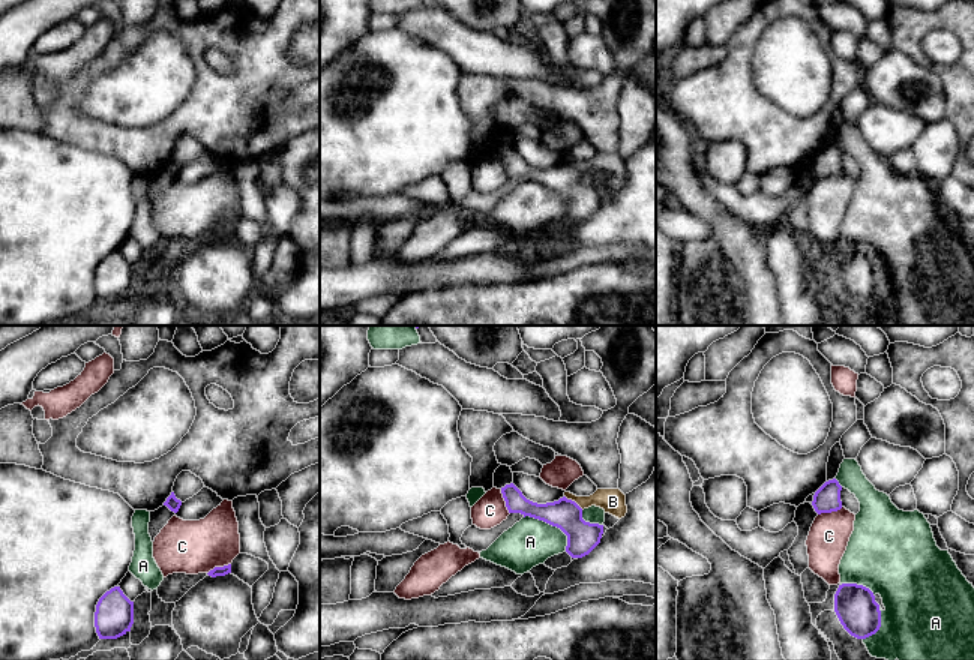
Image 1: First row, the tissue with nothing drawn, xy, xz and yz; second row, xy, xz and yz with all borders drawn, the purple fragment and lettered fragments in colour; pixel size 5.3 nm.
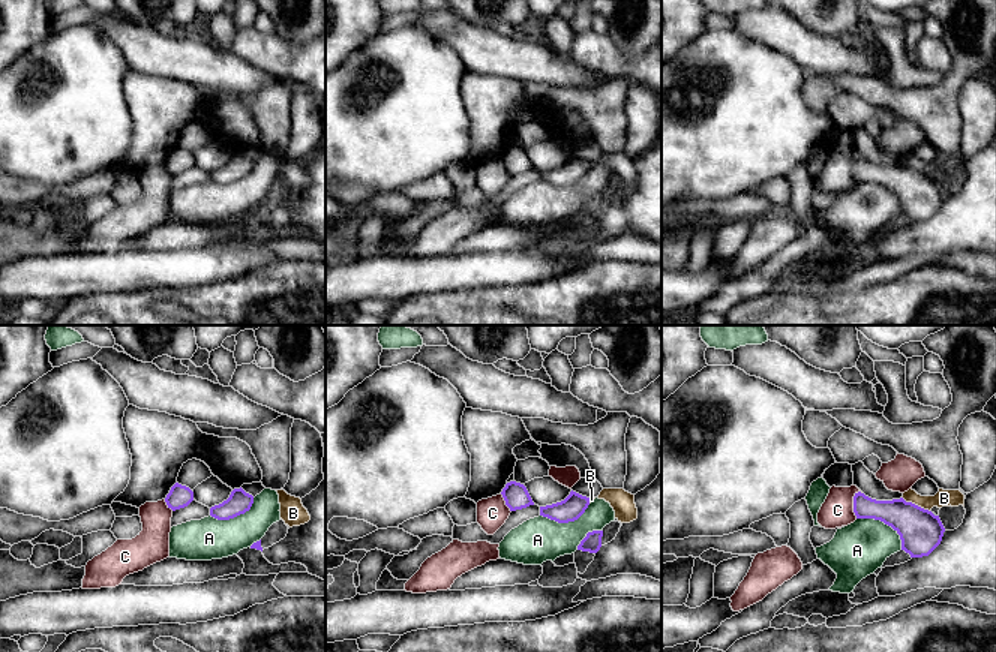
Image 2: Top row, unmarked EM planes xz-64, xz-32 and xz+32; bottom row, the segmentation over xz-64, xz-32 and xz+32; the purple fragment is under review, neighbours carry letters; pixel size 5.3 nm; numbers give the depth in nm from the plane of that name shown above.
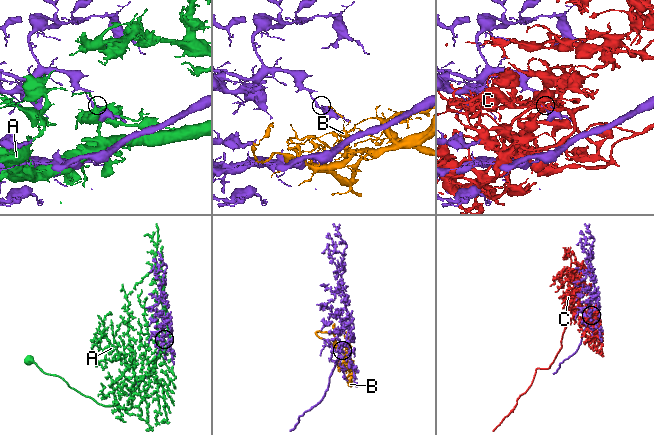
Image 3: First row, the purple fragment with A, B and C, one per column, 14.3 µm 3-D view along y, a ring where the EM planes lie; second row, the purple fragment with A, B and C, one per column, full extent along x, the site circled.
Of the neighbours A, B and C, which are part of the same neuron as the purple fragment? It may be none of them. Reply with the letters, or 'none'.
none

